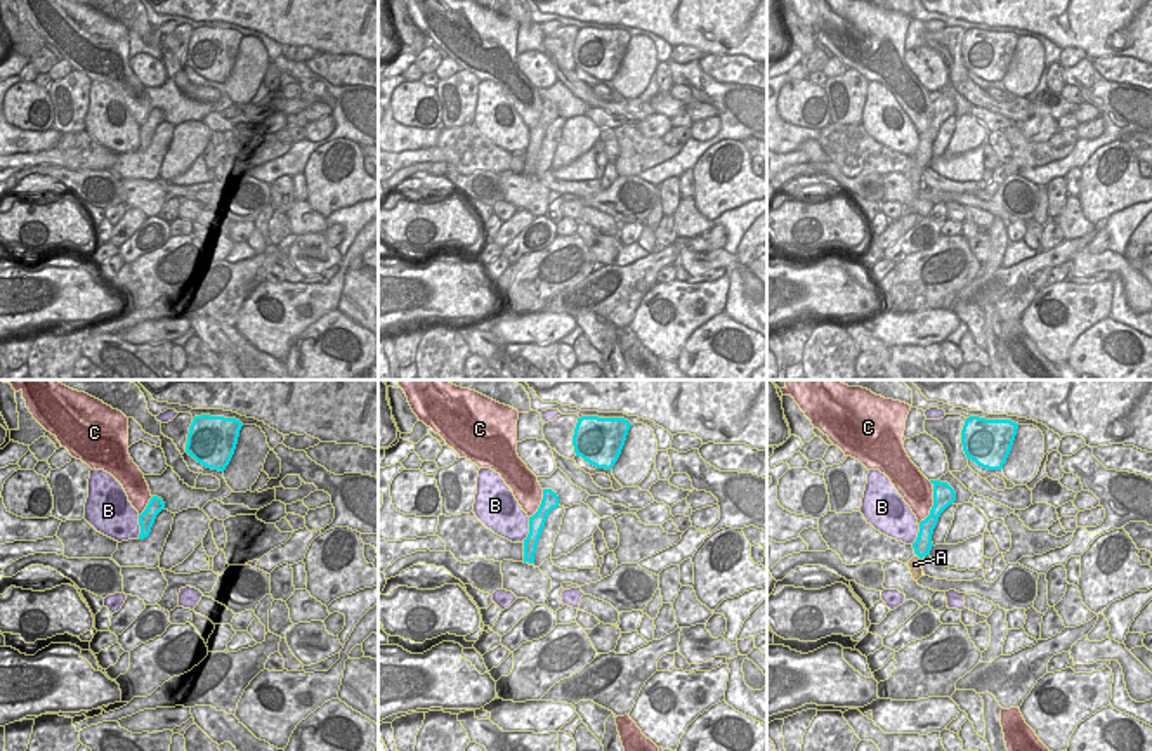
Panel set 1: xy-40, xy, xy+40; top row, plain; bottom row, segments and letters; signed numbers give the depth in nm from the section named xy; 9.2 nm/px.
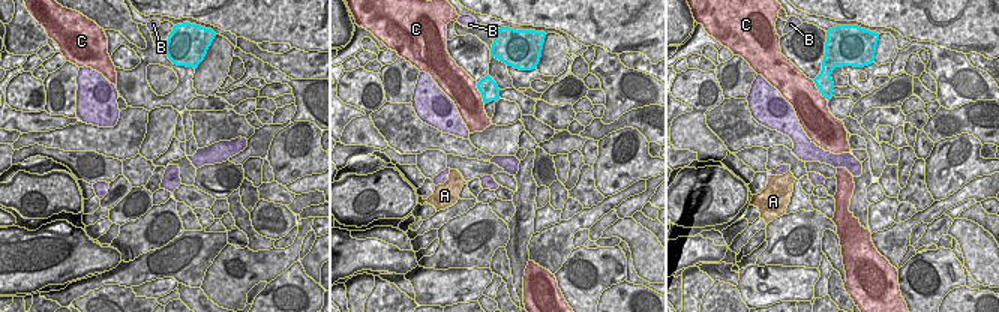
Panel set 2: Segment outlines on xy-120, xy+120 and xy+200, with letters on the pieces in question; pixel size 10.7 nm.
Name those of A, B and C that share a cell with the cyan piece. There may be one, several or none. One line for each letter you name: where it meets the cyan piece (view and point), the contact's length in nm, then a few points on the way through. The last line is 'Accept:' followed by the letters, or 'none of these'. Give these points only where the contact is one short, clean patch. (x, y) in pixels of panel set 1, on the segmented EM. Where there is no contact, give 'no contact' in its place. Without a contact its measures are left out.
A: contact xy+40 (920, 557); length 90 nm; way xy+40 (923, 543), (920, 557), (915, 564)
Accept: A

